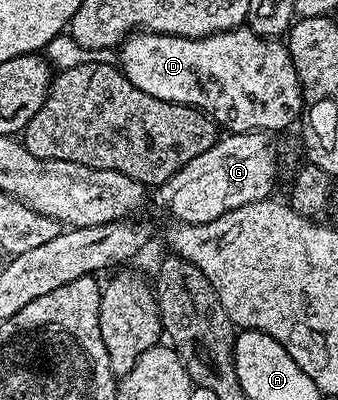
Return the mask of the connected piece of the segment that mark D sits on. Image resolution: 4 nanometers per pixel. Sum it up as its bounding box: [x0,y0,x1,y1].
[118,26,304,134]

